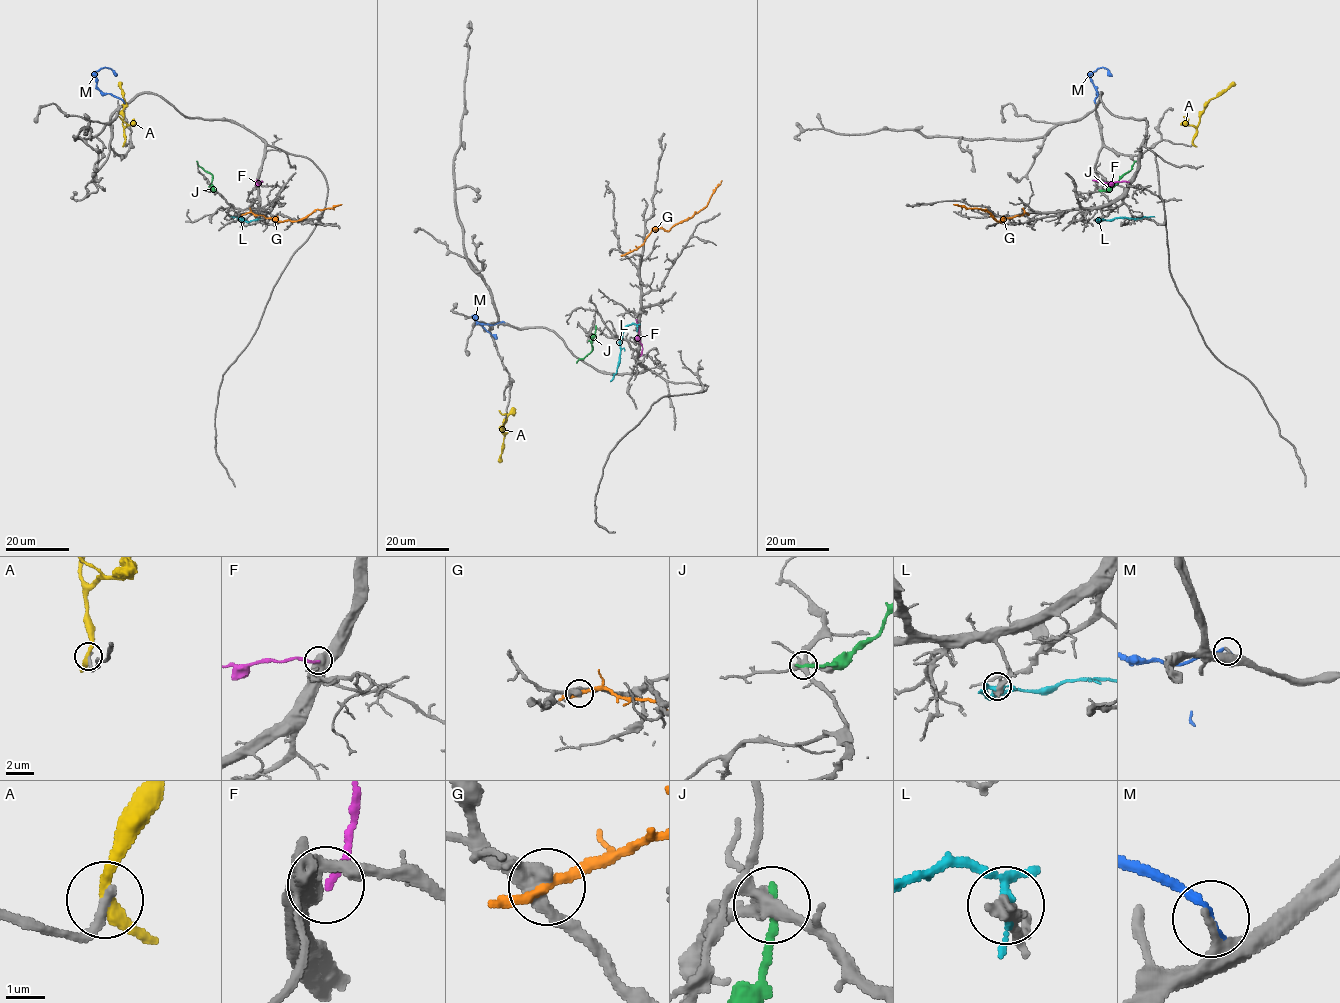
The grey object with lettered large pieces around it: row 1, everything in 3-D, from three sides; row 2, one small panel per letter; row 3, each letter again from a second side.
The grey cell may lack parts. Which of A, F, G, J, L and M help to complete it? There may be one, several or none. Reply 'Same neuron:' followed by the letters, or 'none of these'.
Same neuron: M

